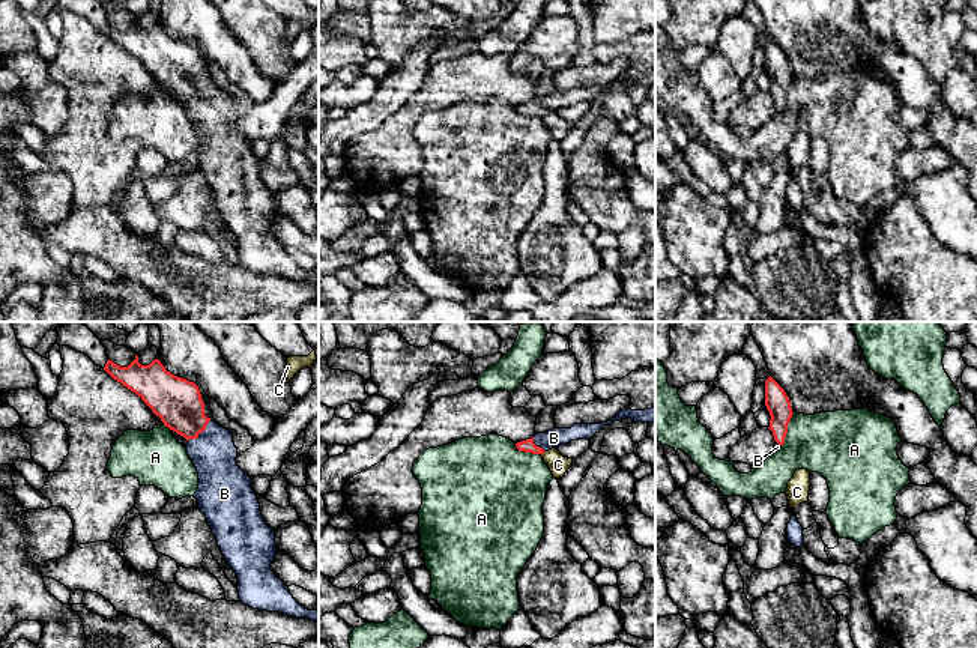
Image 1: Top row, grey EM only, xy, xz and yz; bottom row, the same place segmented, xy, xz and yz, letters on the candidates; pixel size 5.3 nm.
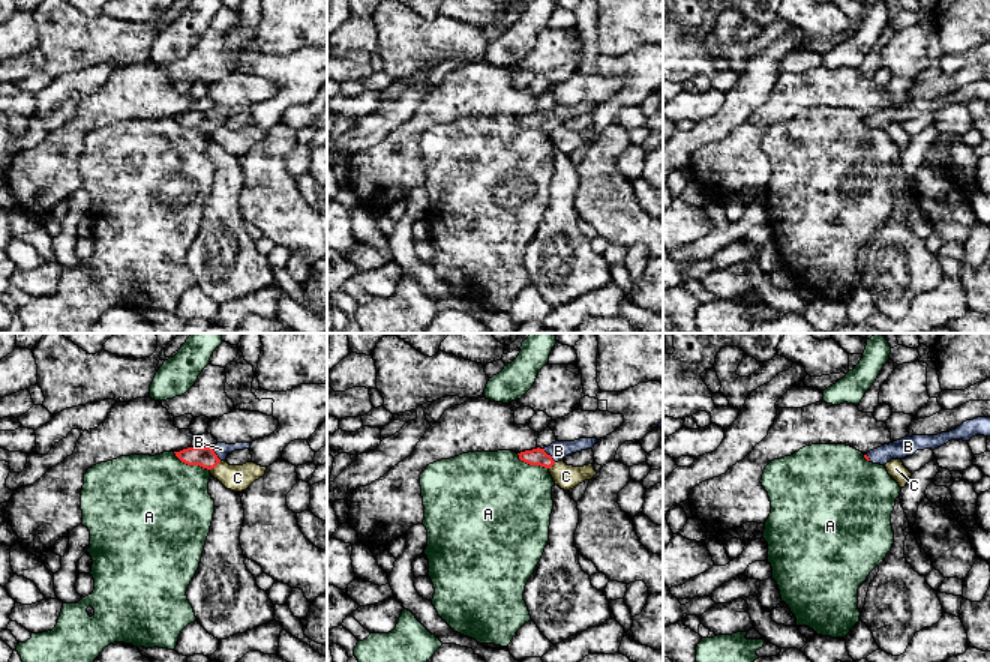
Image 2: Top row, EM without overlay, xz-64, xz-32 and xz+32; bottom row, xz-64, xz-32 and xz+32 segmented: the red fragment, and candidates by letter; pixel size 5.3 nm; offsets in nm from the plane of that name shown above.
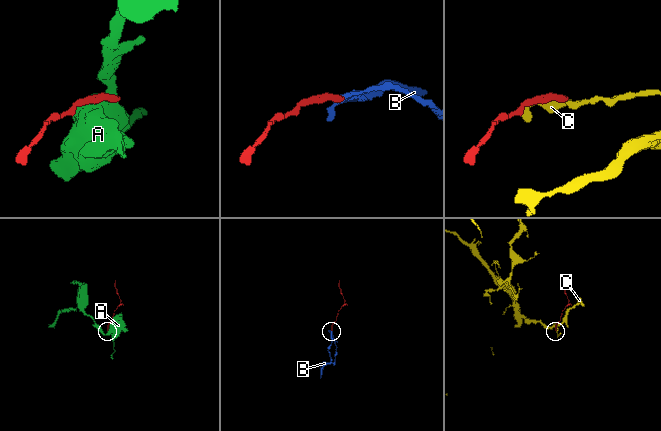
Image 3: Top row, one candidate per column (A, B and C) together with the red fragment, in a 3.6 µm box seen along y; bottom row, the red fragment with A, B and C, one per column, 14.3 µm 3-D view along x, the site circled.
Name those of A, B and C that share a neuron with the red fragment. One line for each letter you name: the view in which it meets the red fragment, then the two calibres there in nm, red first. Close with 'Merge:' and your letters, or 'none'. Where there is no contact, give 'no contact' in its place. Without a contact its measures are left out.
B: meets red in xy; 260 nm thick on the red side, 240 nm on the other
Merge: B

